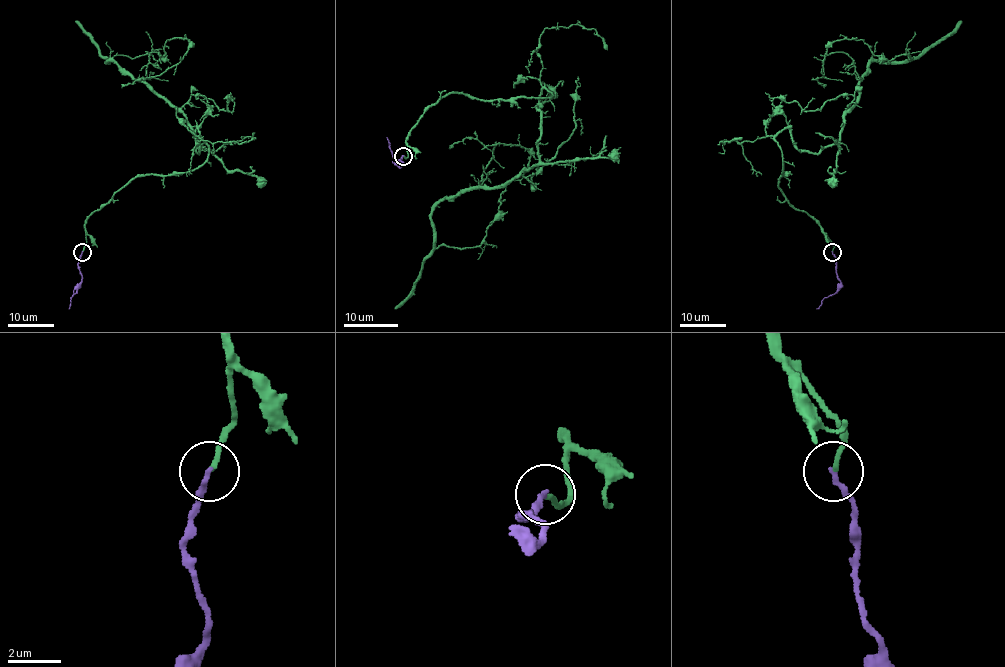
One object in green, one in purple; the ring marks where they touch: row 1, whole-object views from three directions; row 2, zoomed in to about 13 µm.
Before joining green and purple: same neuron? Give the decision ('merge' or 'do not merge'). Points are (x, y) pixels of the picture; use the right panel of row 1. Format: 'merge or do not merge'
merge

